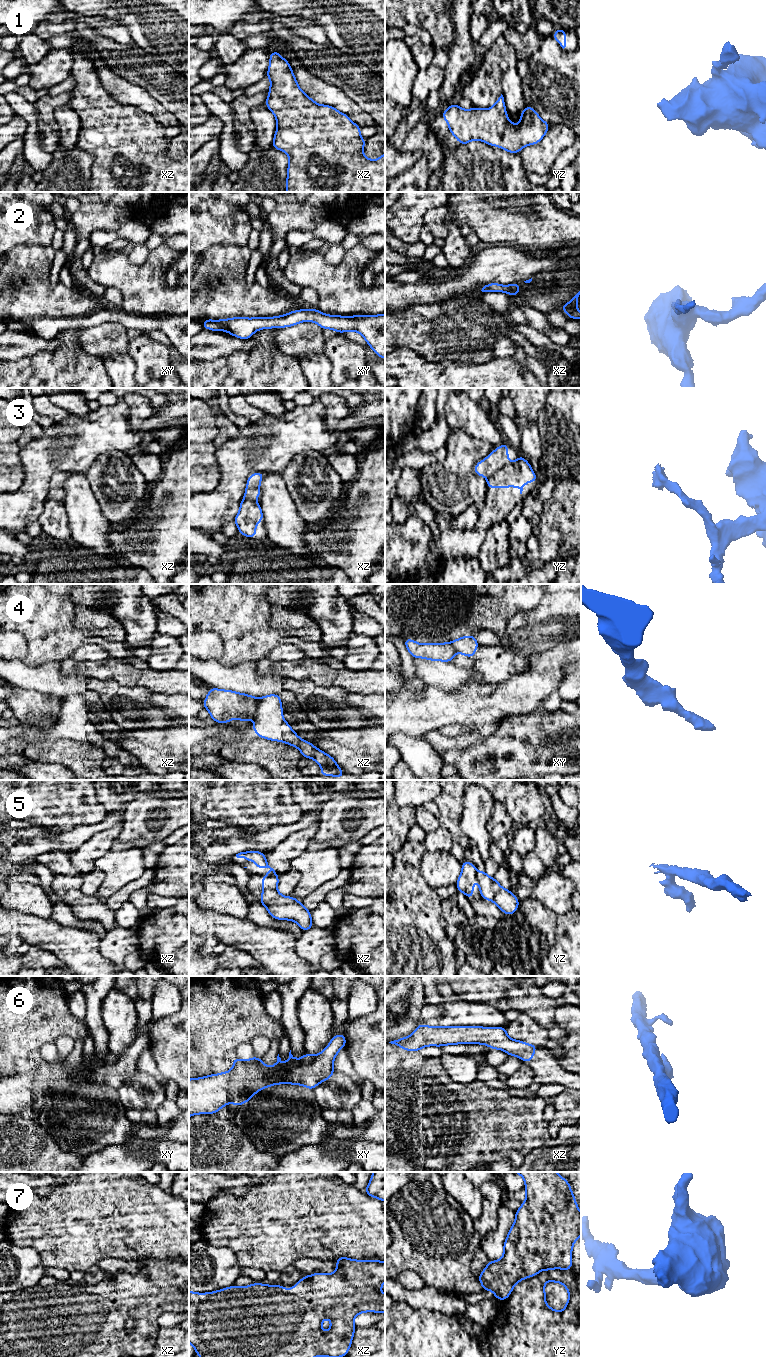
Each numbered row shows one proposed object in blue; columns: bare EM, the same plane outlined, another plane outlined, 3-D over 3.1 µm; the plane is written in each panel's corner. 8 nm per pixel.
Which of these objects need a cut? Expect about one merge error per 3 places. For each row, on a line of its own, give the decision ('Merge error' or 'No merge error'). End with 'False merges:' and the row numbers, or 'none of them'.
1: No merge error
2: No merge error
3: Merge error
4: Merge error
5: Merge error
6: No merge error
7: No merge error
False merges: 3, 4, 5

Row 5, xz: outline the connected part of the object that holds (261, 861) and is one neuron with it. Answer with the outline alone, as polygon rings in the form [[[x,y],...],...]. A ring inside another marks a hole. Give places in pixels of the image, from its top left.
[[[246,851],[236,854],[237,858],[245,858],[248,861],[255,861],[256,868],[269,868],[270,873],[268,876],[276,875],[276,871],[271,868],[267,863],[267,858],[264,856],[264,853],[261,851]]]

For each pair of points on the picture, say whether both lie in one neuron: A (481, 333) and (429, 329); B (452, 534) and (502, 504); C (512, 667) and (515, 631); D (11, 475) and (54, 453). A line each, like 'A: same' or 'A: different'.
A: same
B: same
C: different
D: different

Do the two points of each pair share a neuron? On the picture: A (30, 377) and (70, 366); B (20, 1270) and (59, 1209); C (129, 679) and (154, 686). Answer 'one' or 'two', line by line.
A: one
B: two
C: one

